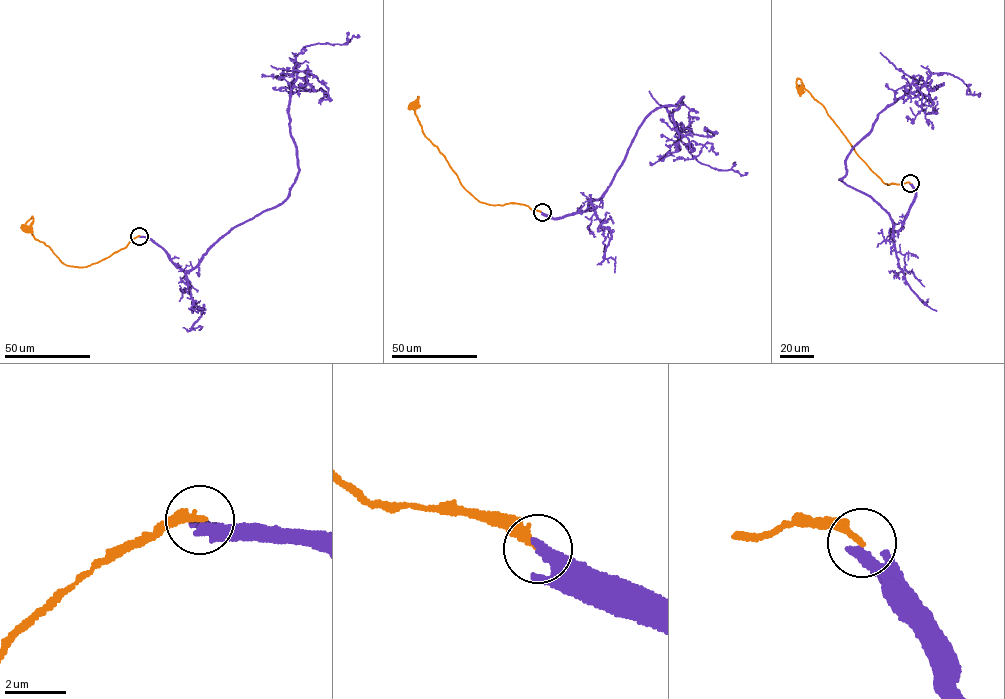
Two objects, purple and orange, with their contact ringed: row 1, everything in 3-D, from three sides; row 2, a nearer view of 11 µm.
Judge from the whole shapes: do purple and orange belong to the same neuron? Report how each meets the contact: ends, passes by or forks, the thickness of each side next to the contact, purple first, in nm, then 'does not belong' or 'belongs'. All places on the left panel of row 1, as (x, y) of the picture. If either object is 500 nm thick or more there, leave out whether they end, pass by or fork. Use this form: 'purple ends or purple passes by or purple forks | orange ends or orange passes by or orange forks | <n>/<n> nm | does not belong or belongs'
purple ends | orange ends | 440/240 nm | does not belong

